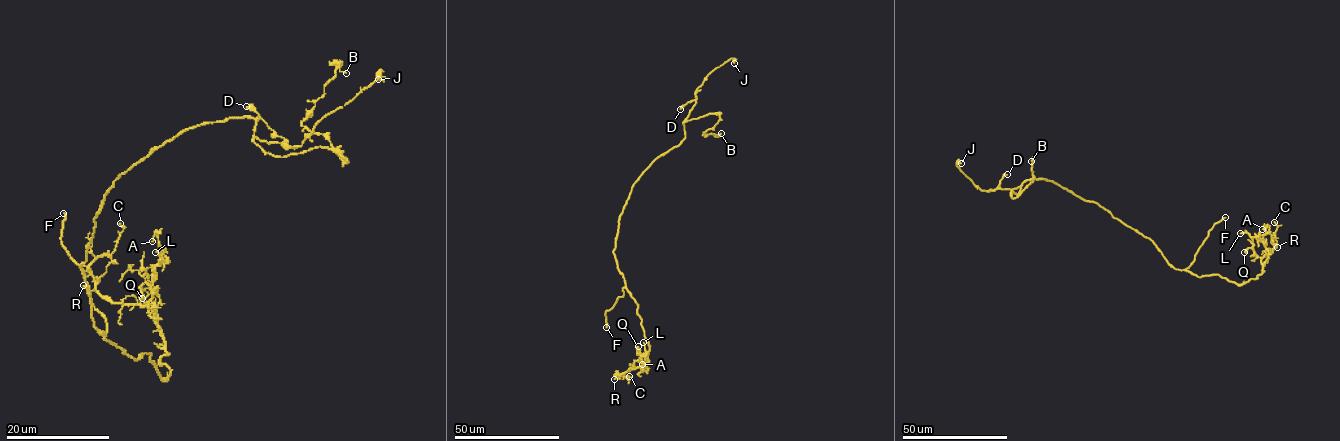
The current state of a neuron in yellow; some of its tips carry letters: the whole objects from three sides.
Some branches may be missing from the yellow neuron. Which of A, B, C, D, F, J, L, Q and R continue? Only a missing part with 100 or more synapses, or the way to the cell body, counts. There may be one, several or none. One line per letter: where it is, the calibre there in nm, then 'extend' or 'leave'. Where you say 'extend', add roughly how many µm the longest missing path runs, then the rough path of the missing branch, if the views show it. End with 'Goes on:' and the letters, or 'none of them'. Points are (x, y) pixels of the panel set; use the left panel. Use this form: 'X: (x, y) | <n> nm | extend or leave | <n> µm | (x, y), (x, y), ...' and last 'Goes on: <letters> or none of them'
A: (152, 241) | 130 nm | leave
B: (346, 73) | 90 nm | leave
C: (120, 223) | 100 nm | leave
D: (246, 106) | 110 nm | leave
F: (63, 213) | 180 nm | extend | 30 µm | (63, 213), (58, 195), (35, 176), (31, 163), (15, 157), (6, 148), (2, 148), (2, 152)
J: (378, 79) | 150 nm | leave
L: (155, 252) | 110 nm | leave
Q: (142, 298) | 550 nm | leave
R: (83, 285) | 190 nm | leave
Goes on: F

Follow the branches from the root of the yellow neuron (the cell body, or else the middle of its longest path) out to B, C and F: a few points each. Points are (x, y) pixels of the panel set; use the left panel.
B: (93, 228), (122, 174), (209, 122), (259, 117), (267, 153), (334, 148), (343, 165), (302, 121), (346, 73)
C: (93, 228), (93, 326), (166, 379), (154, 311), (105, 298), (89, 267), (120, 223)
F: (93, 228), (81, 271), (93, 326), (110, 342), (83, 271), (62, 244), (63, 213)

